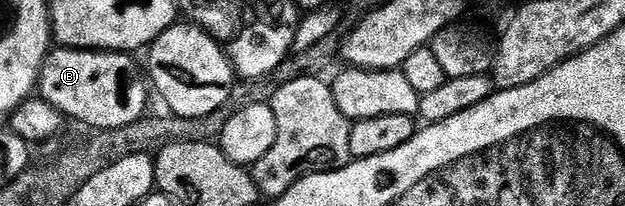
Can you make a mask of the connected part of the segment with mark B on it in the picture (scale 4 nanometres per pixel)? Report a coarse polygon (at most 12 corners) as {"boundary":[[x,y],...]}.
{"boundary":[[53,48],[39,98],[104,132],[147,114],[124,51]]}

